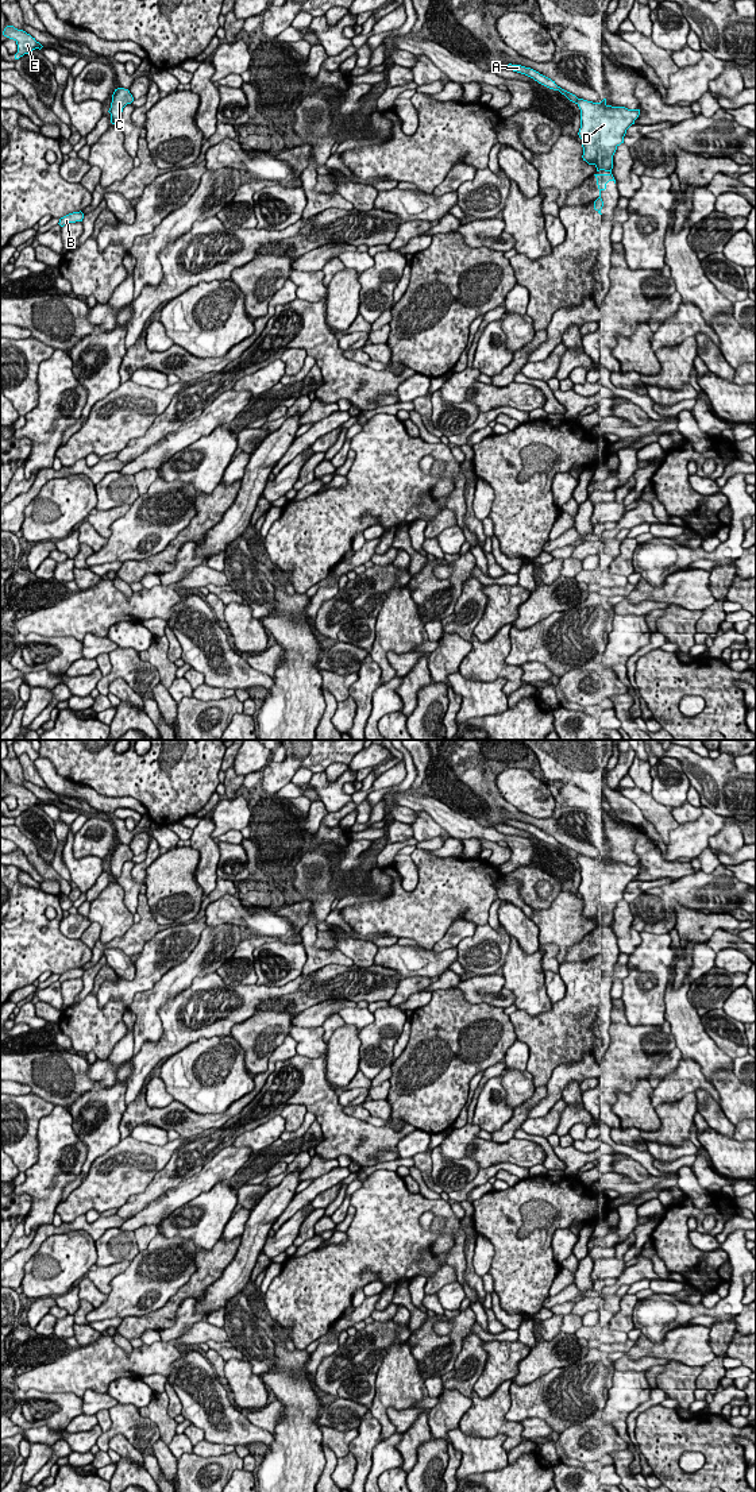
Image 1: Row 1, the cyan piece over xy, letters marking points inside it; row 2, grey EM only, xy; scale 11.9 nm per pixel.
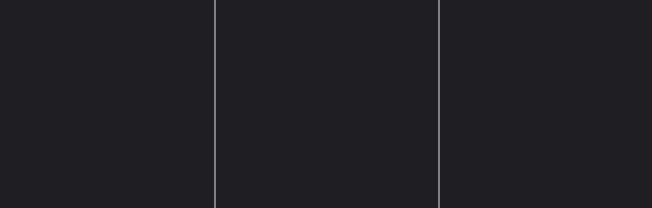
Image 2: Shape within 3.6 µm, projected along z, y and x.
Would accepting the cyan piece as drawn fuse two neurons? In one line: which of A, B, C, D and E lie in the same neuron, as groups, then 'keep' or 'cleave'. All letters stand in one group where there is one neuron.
groups A / B C D E; cleave

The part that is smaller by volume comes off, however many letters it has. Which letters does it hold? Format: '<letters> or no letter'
A

